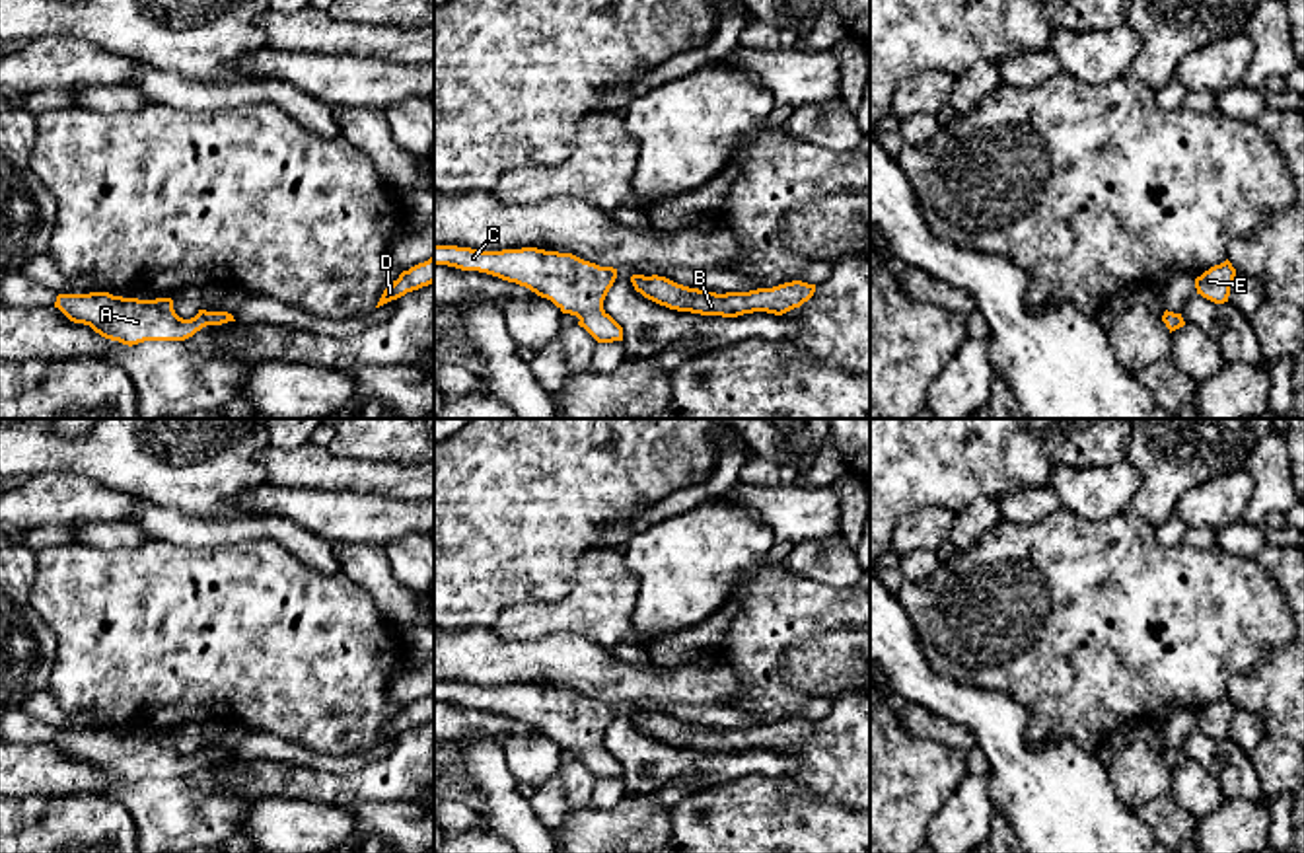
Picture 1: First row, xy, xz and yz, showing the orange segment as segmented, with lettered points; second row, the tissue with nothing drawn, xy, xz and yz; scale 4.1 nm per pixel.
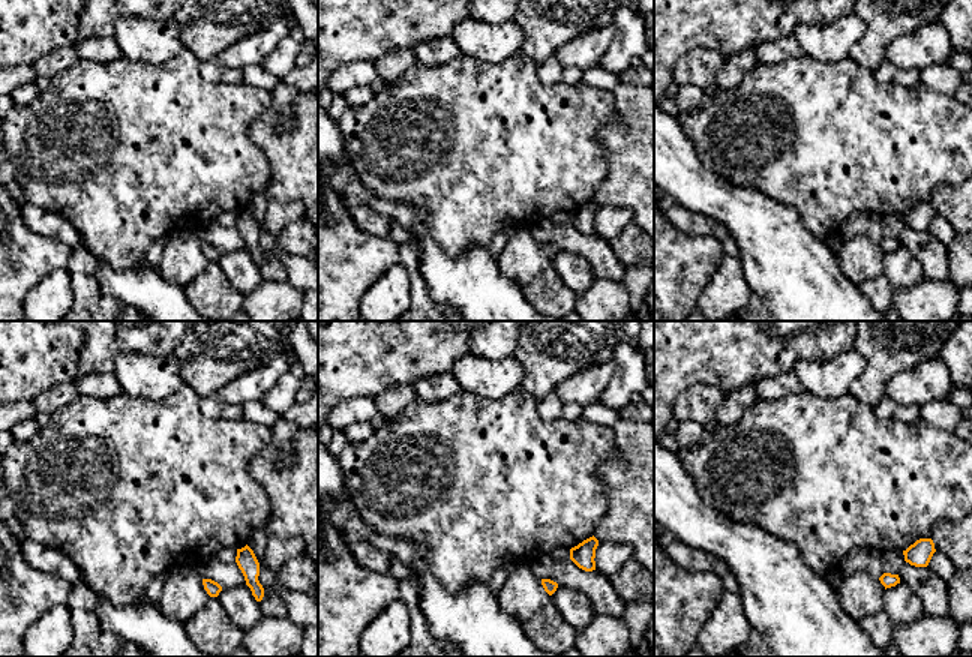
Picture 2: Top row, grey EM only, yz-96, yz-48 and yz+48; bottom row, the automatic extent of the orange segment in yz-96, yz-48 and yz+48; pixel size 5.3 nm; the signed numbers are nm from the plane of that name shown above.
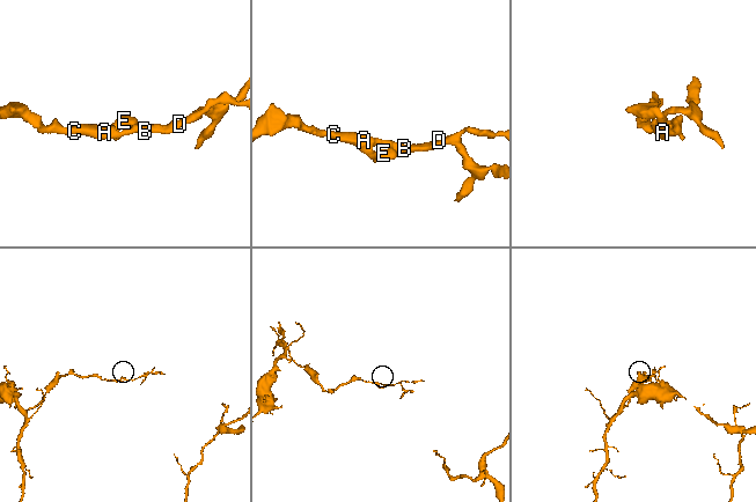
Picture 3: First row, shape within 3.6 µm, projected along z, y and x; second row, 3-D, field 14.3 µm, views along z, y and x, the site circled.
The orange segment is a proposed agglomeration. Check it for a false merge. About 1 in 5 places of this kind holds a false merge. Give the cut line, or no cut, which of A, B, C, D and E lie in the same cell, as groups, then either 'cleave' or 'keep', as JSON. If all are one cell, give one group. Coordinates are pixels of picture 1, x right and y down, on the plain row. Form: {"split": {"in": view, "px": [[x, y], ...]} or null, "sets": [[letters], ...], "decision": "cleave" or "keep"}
{"split": null, "sets": [["A", "B", "C", "D", "E"]], "decision": "keep"}

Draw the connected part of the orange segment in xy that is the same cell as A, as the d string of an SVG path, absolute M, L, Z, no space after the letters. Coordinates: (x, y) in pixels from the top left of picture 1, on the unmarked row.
M109 728L58 730L54 744L70 758L90 761L101 773L128 783L144 777L185 777L206 761L235 758L228 748L206 746L183 756L171 734L138 736Z

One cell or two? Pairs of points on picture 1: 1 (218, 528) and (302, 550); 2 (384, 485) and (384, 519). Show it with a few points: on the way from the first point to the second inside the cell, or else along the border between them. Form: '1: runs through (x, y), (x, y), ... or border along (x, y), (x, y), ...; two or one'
1: runs through (240, 528), (281, 530); one
2: border along (339, 491), (413, 501); two

